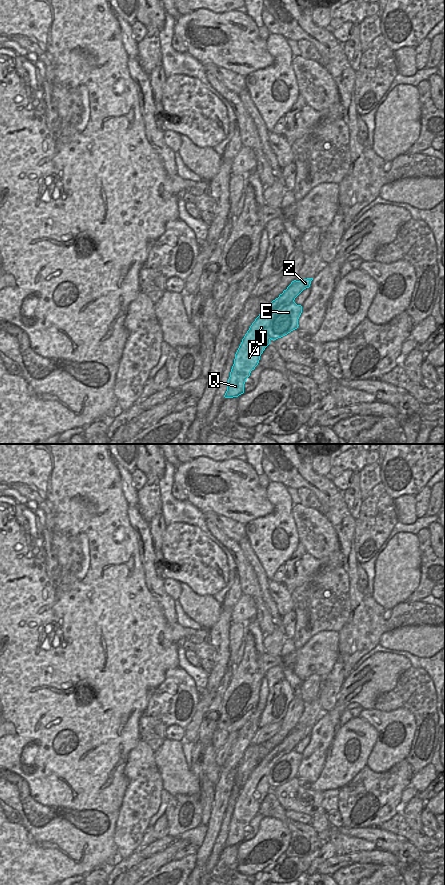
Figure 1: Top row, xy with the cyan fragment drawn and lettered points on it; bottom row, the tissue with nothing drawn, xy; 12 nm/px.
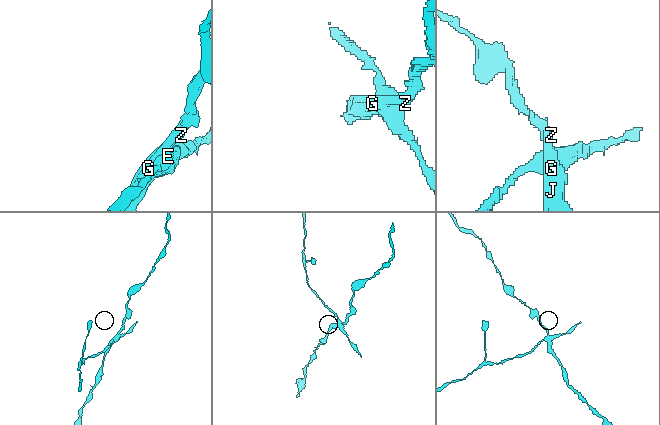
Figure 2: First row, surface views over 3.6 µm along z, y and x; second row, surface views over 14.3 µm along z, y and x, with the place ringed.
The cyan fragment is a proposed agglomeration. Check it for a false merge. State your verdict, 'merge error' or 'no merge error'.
merge error

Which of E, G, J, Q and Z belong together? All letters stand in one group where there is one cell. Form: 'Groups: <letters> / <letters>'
Groups: E / G J Q Z

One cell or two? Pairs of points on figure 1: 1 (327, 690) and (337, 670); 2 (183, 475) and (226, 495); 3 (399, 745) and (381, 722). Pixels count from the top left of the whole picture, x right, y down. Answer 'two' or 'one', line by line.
1: one
2: one
3: one

